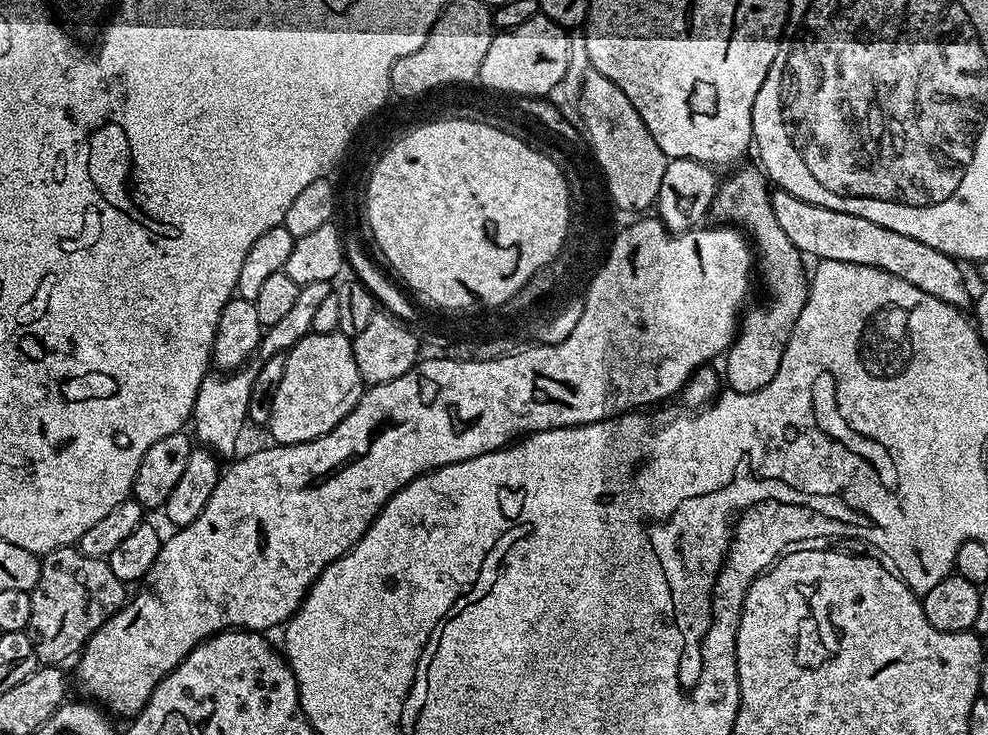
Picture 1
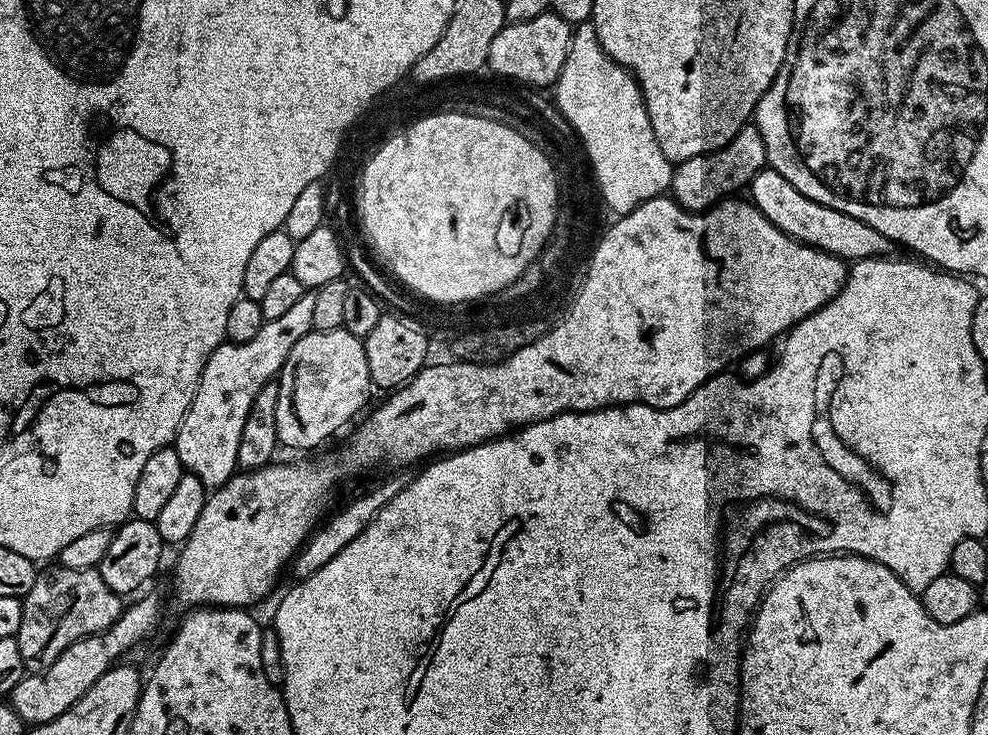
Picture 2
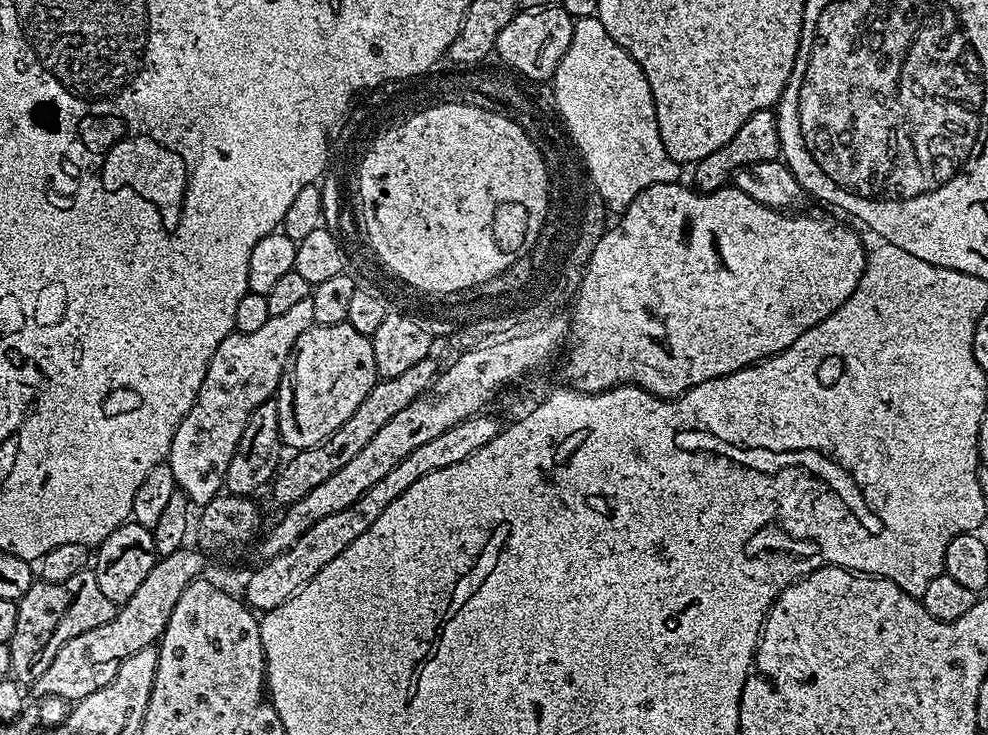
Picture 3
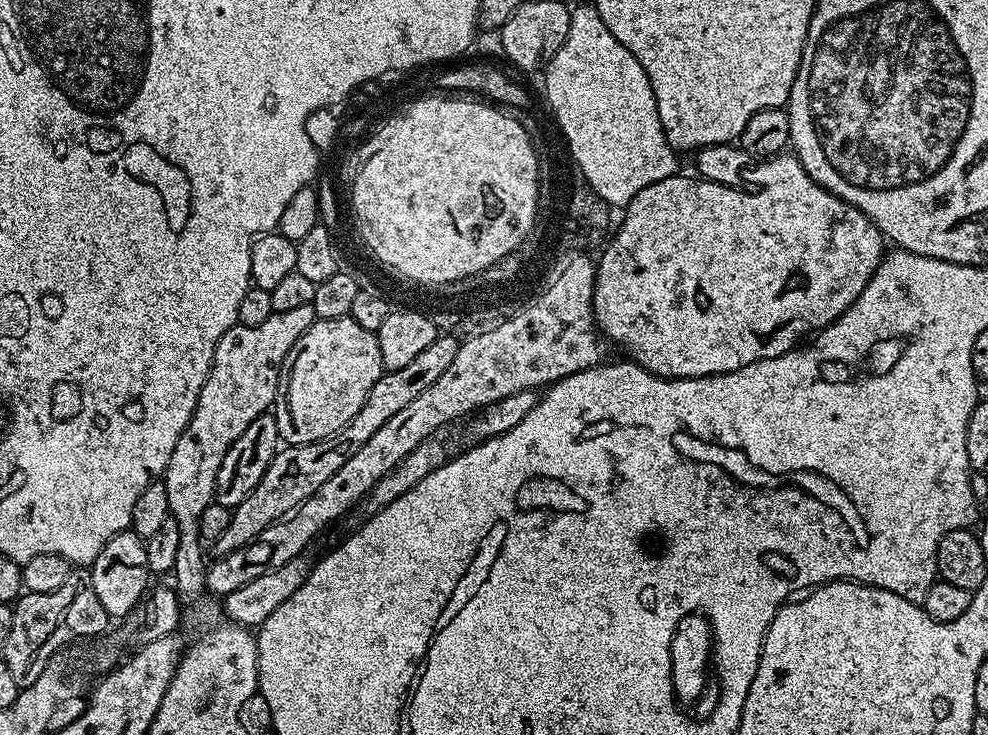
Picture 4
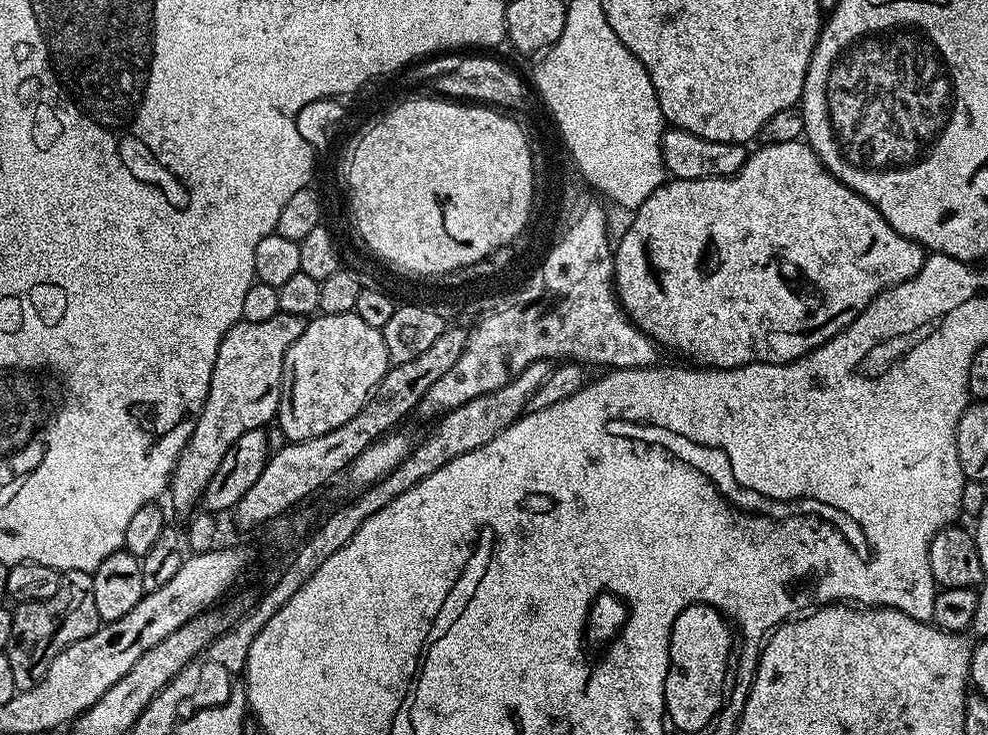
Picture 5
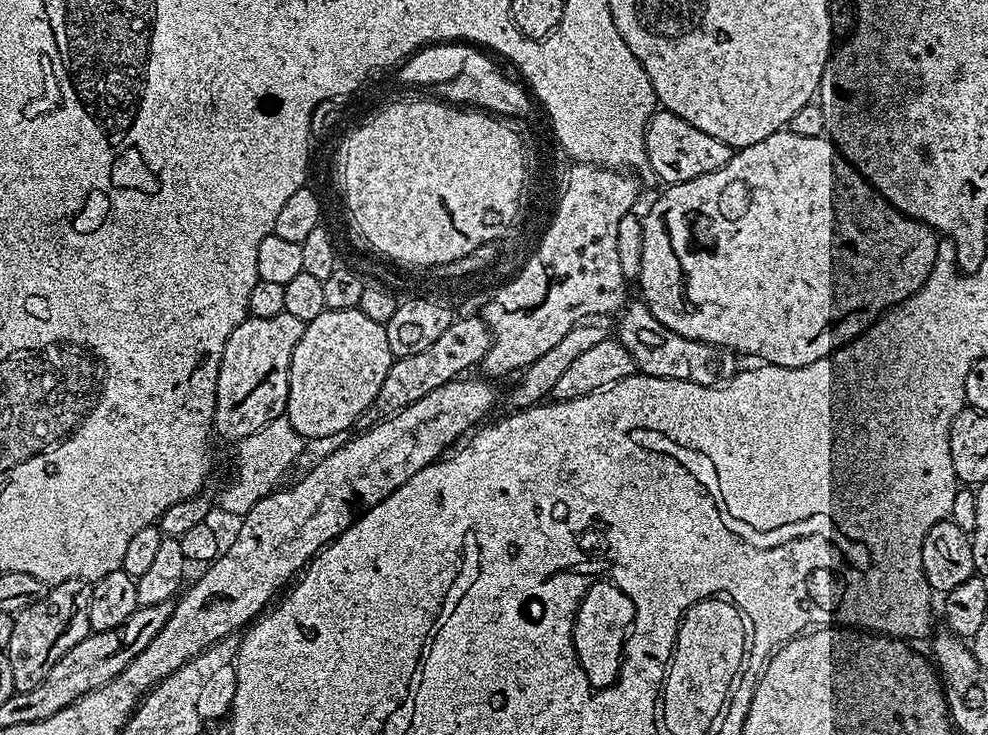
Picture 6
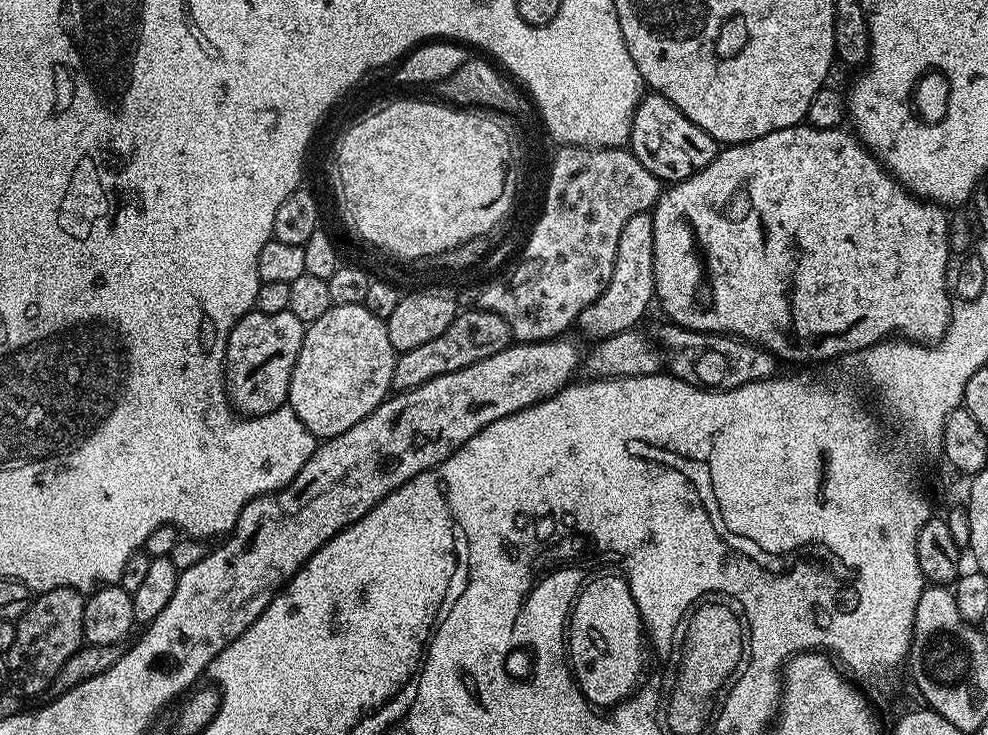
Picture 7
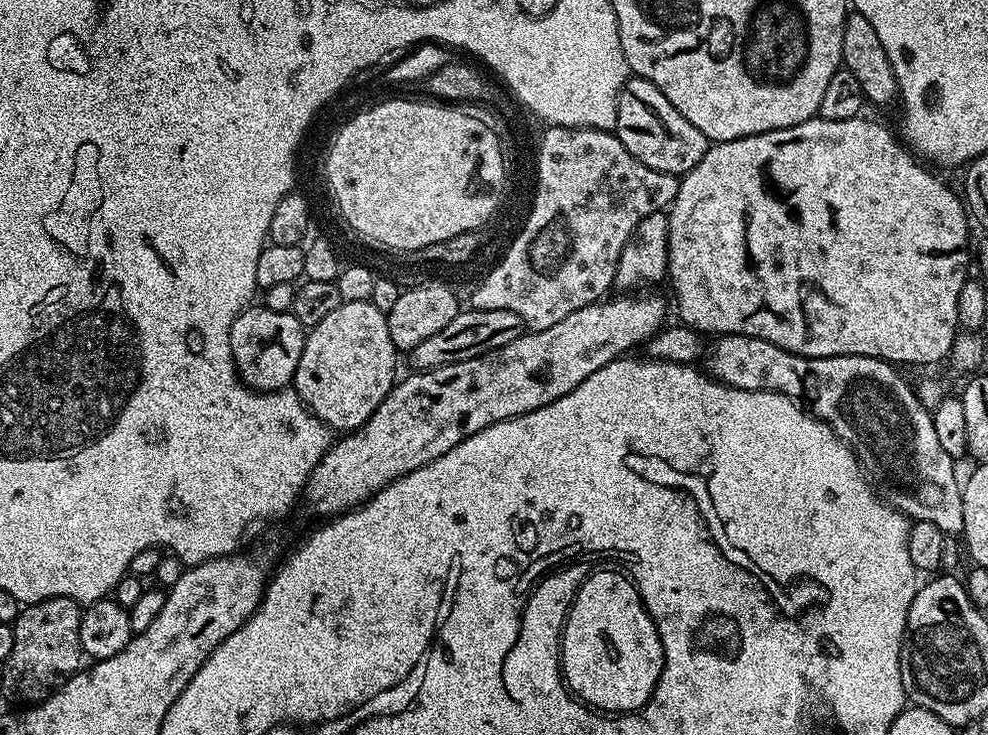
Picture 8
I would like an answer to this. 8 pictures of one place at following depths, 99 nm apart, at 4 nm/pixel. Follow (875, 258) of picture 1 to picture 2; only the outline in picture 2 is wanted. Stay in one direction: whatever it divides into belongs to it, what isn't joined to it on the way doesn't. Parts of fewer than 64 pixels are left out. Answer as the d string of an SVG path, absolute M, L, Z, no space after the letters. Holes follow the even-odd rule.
M765 167L752 179L748 192L749 195L752 194L751 203L787 236L824 252L833 253L845 262L868 260L872 256L887 255L891 251L891 241L880 231L874 230L868 223L852 215L843 214L842 211L814 202L802 194L796 186L792 186L782 174L778 174L770 167Z

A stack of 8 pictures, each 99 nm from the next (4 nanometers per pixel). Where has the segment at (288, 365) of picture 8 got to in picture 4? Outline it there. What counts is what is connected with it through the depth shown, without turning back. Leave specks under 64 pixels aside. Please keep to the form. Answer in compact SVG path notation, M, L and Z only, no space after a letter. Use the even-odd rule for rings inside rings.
M311 304L298 306L294 310L273 312L266 322L259 326L242 326L236 324L216 343L212 369L208 372L206 382L198 394L198 402L194 406L194 414L182 430L182 438L174 446L174 454L170 454L168 465L164 471L162 481L166 488L166 498L169 500L169 513L178 522L178 555L174 558L172 572L176 576L175 591L185 605L192 604L206 596L206 559L200 538L200 519L202 510L214 503L214 482L218 478L218 466L222 466L222 458L226 458L226 450L238 442L242 430L254 422L254 418L269 411L276 402L276 387L280 381L280 368L284 365L286 354L290 354L290 346L298 342L300 335L310 330L312 323L317 320L315 310Z

